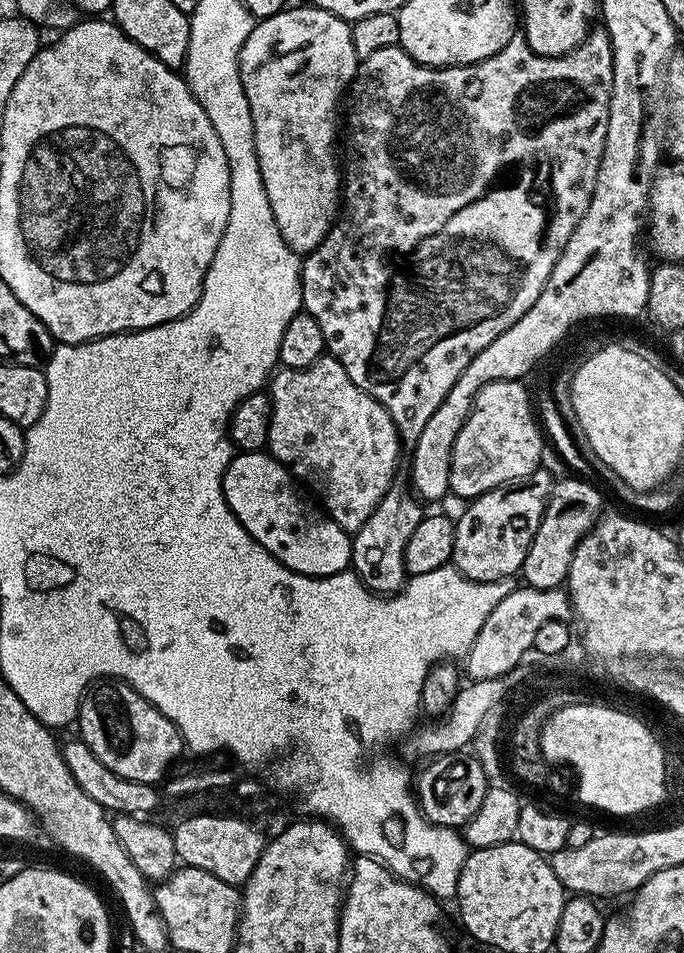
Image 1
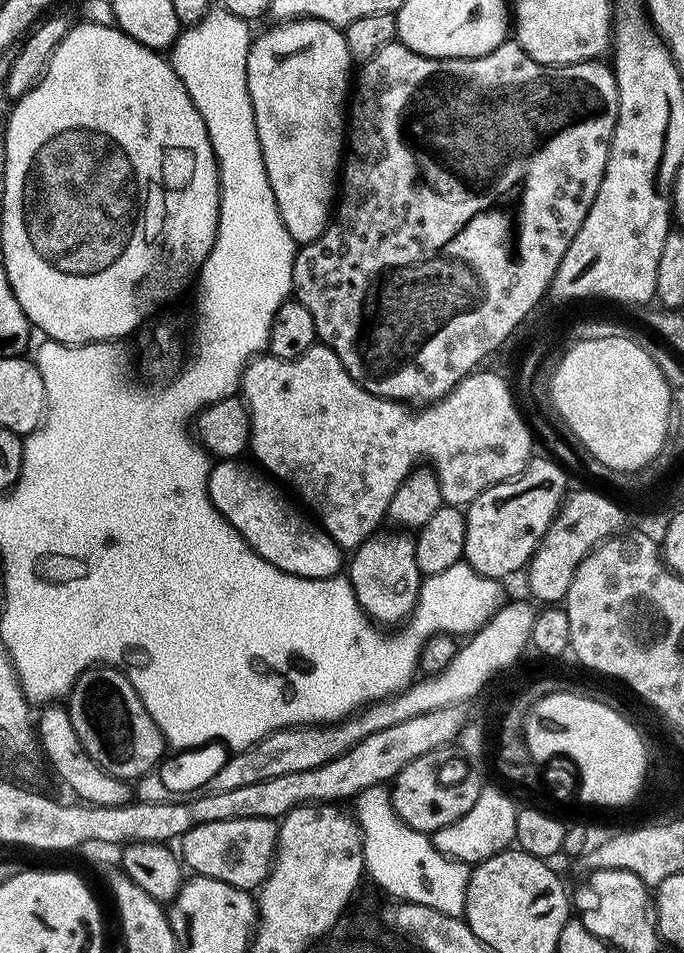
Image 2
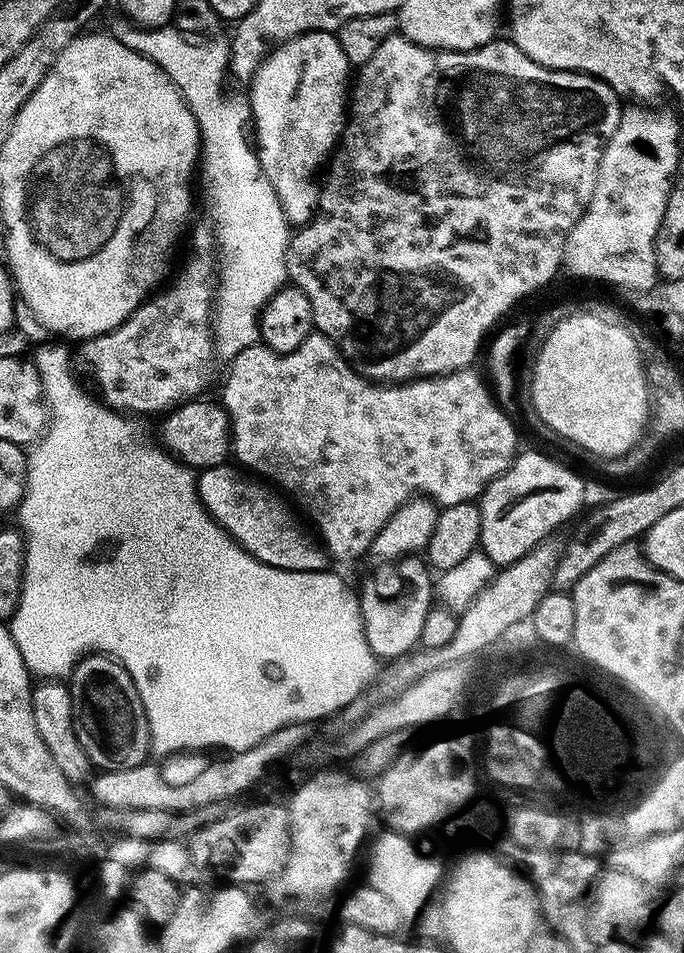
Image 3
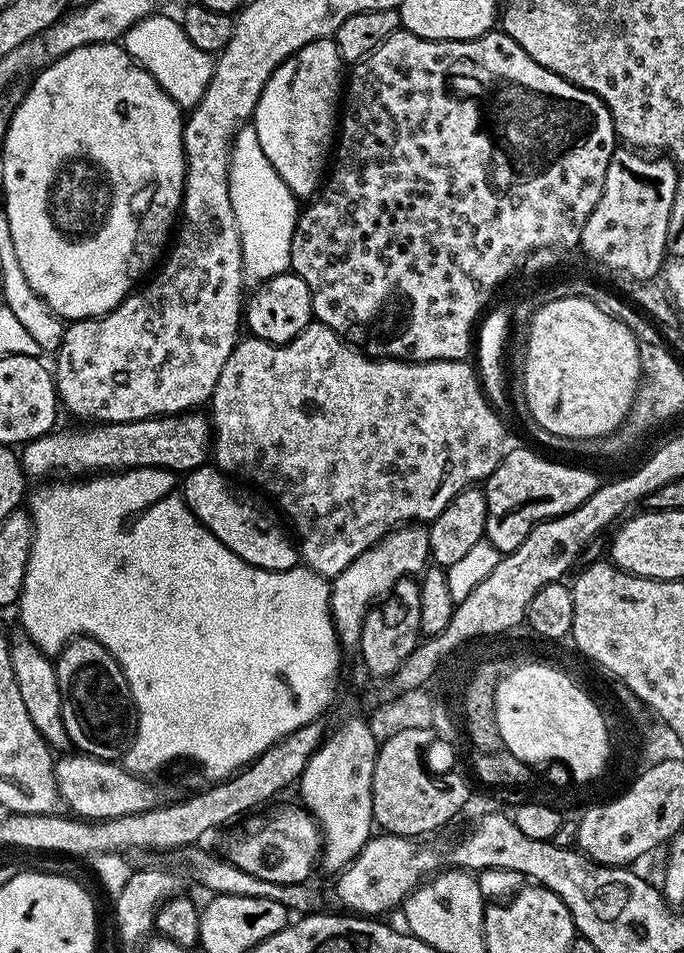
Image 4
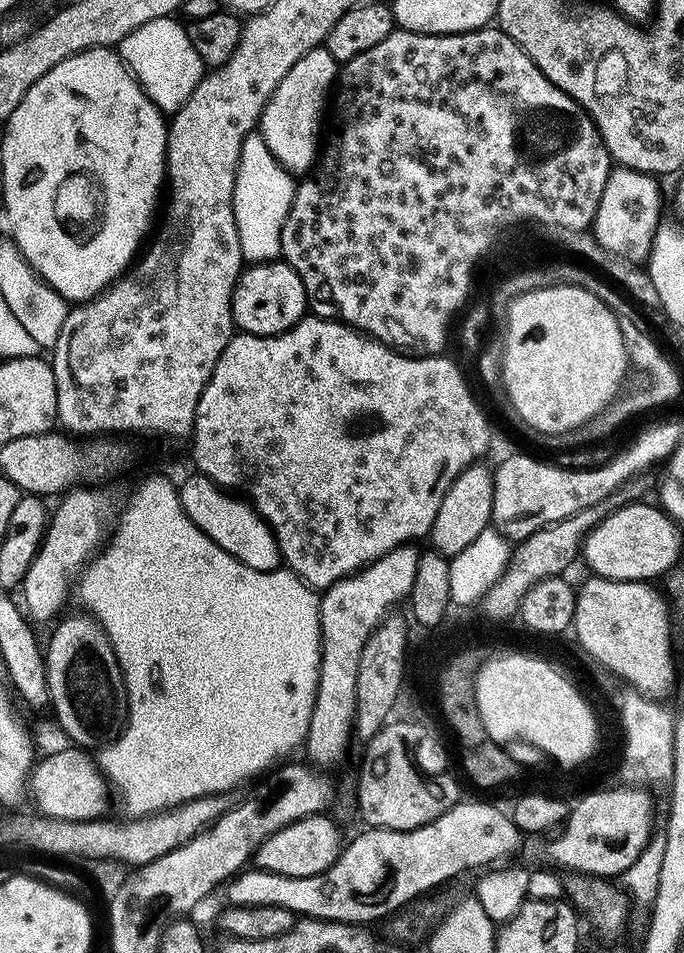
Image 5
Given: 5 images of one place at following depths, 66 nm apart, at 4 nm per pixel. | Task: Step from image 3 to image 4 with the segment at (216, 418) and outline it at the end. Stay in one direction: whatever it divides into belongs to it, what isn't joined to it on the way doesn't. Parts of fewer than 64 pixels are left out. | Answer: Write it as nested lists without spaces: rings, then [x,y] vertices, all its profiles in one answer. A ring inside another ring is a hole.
[[[193,410],[191,412],[181,412],[178,416],[152,416],[148,420],[131,420],[125,424],[102,424],[99,422],[93,423],[91,426],[84,426],[81,432],[60,432],[61,430],[53,430],[46,436],[39,436],[38,439],[32,440],[29,444],[23,445],[22,451],[19,453],[20,465],[24,468],[25,473],[29,477],[32,476],[44,476],[40,478],[48,478],[51,472],[73,472],[73,477],[80,478],[85,474],[111,474],[114,472],[123,472],[130,468],[166,468],[173,474],[187,474],[195,470],[195,468],[201,468],[202,465],[209,463],[210,449],[214,444],[214,428],[210,423],[207,415],[203,416],[203,411]]]

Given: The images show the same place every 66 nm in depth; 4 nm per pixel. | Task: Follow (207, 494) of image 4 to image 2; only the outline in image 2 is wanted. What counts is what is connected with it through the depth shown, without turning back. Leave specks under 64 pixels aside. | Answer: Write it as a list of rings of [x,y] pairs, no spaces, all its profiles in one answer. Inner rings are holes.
[[[237,458],[217,459],[213,463],[208,479],[208,493],[218,514],[222,514],[222,518],[226,518],[226,522],[230,522],[230,526],[234,526],[234,530],[238,530],[238,534],[246,538],[248,545],[263,560],[278,566],[278,570],[311,580],[337,575],[346,556],[335,538],[328,535],[319,523],[311,519],[308,521],[280,493],[281,485],[275,479],[269,478],[251,463],[248,465],[243,464],[244,462],[243,459]]]

